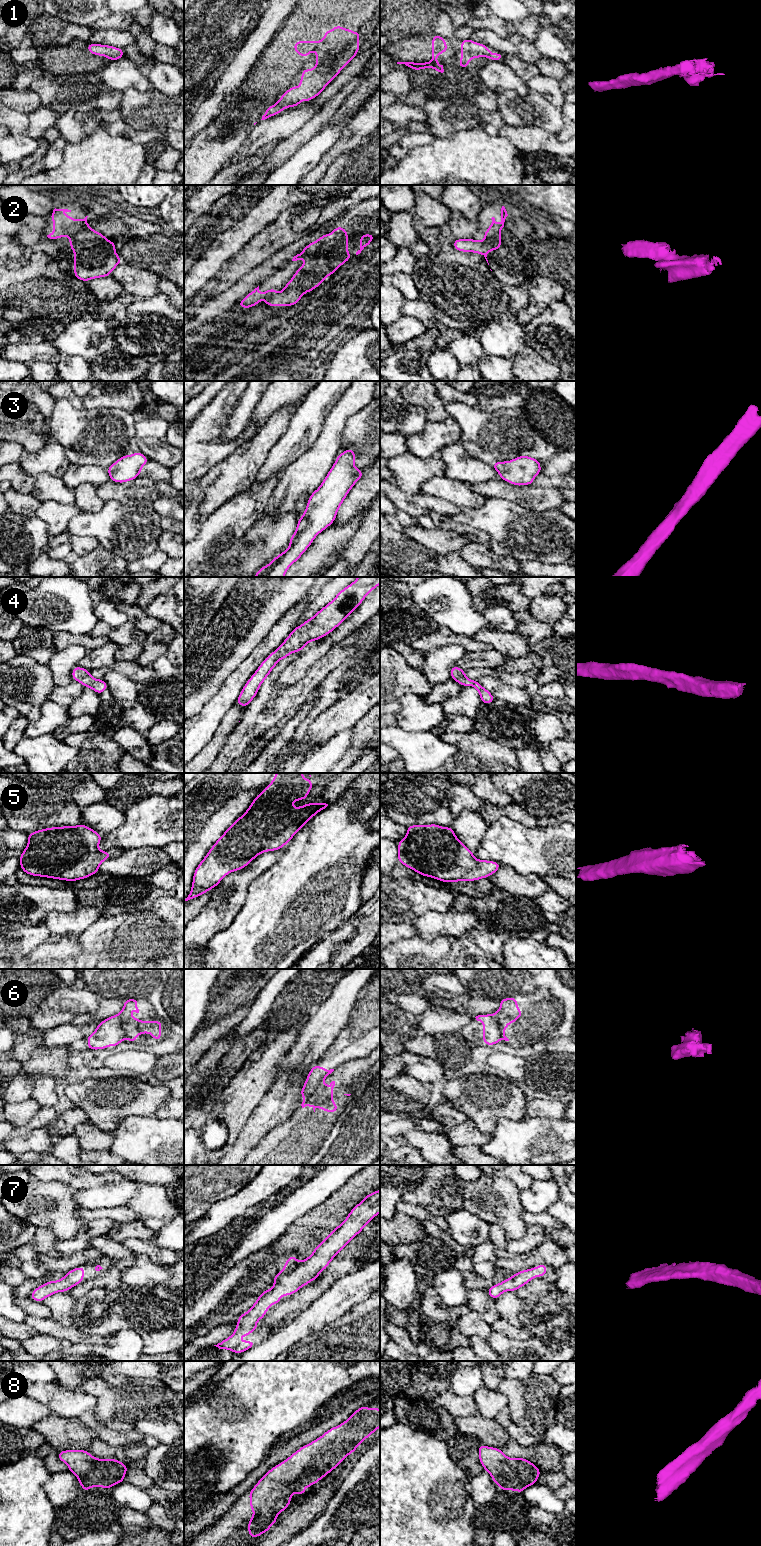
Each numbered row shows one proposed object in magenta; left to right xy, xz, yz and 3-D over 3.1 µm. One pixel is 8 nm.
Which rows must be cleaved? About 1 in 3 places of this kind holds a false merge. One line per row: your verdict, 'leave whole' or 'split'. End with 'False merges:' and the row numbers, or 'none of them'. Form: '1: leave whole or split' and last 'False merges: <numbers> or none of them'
1: leave whole
2: split
3: leave whole
4: leave whole
5: leave whole
6: split
7: leave whole
8: leave whole
False merges: 2, 6

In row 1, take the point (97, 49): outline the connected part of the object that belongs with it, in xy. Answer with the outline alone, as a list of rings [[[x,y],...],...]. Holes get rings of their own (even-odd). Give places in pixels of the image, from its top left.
[[[90,43],[87,46],[87,51],[94,55],[105,56],[109,58],[110,61],[115,61],[124,57],[123,49],[109,45]]]

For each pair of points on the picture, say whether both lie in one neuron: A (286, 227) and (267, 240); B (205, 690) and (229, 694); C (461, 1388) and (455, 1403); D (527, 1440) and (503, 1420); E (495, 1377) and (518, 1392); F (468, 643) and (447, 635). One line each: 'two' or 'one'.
A: one
B: two
C: two
D: one
E: two
F: one

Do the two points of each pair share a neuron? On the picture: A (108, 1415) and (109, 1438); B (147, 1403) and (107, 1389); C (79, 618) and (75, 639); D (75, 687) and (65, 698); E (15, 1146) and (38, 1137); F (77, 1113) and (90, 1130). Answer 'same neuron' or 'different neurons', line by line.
A: different neurons
B: same neuron
C: different neurons
D: same neuron
E: same neuron
F: different neurons

